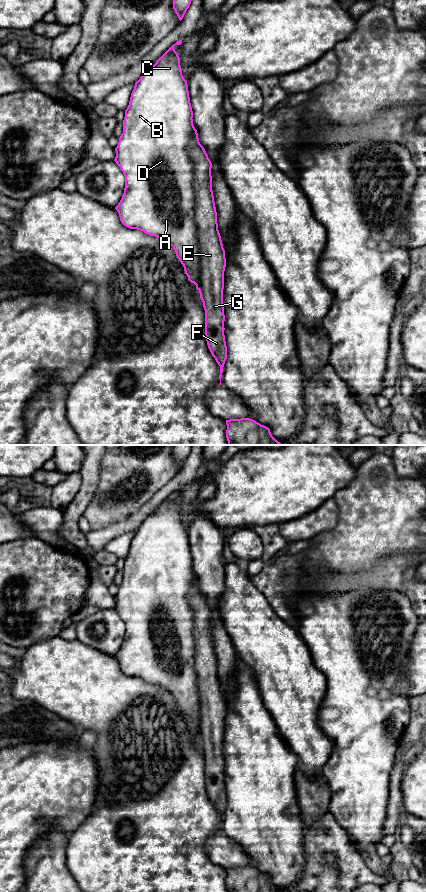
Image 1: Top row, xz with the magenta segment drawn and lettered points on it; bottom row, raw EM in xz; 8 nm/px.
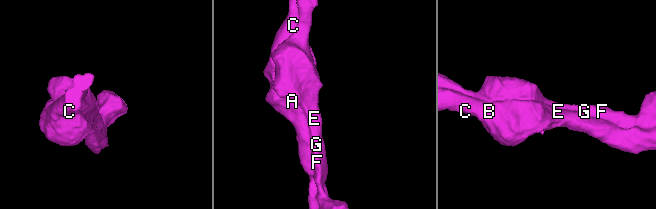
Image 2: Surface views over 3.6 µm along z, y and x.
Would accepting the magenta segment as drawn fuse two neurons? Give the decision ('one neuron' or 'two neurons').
two neurons

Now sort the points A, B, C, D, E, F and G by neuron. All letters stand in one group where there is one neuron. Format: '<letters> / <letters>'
A B C D / E F G

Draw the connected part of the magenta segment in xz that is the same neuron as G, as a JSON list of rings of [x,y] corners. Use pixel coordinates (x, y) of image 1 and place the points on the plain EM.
[[[197,578],[190,585],[188,604],[193,611],[195,639],[195,672],[199,692],[199,741],[205,758],[205,784],[208,796],[220,814],[220,833],[227,807],[224,783],[225,698],[218,678],[217,660],[212,639],[212,611],[200,592]]]

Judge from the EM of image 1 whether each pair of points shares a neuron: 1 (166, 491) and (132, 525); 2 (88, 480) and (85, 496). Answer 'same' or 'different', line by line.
1: same
2: same

